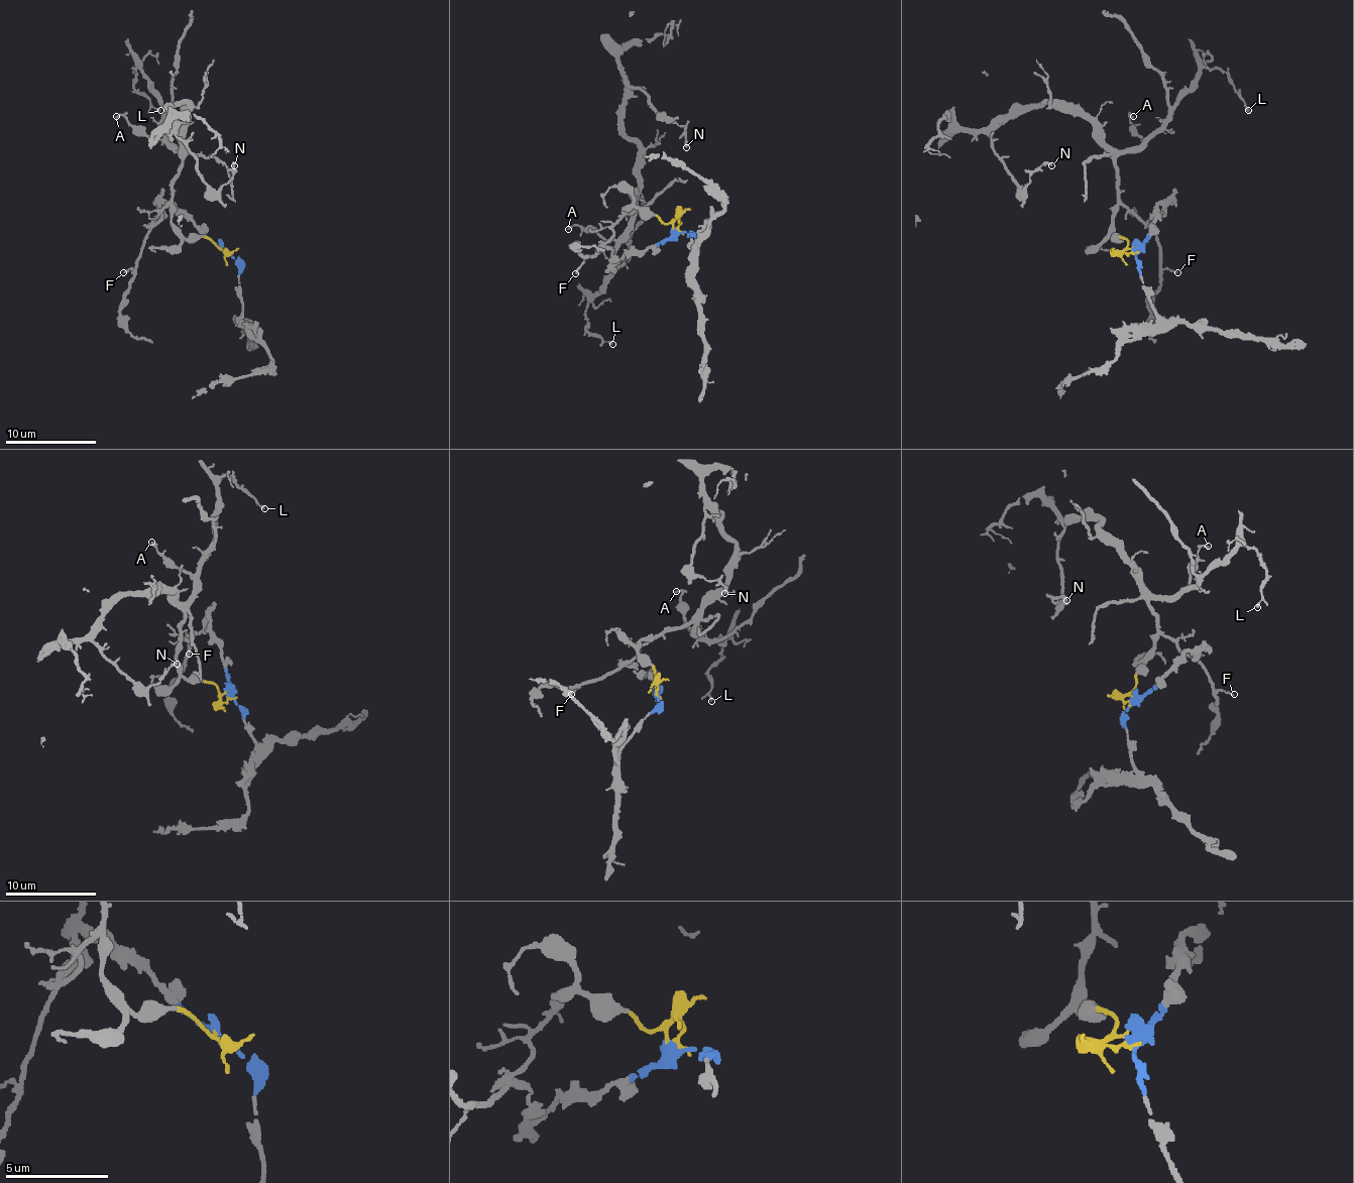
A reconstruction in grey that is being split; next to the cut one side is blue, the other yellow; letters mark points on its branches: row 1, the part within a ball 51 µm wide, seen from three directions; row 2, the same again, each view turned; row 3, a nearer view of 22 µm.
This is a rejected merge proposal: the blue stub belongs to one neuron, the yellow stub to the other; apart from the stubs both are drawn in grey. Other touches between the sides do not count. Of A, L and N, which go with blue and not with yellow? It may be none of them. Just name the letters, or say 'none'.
none

